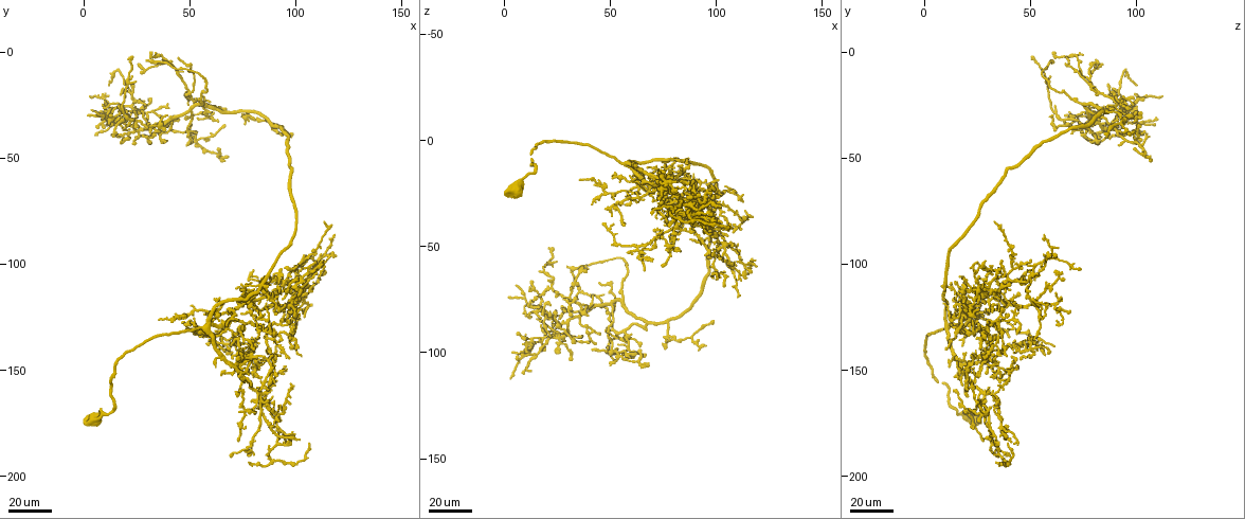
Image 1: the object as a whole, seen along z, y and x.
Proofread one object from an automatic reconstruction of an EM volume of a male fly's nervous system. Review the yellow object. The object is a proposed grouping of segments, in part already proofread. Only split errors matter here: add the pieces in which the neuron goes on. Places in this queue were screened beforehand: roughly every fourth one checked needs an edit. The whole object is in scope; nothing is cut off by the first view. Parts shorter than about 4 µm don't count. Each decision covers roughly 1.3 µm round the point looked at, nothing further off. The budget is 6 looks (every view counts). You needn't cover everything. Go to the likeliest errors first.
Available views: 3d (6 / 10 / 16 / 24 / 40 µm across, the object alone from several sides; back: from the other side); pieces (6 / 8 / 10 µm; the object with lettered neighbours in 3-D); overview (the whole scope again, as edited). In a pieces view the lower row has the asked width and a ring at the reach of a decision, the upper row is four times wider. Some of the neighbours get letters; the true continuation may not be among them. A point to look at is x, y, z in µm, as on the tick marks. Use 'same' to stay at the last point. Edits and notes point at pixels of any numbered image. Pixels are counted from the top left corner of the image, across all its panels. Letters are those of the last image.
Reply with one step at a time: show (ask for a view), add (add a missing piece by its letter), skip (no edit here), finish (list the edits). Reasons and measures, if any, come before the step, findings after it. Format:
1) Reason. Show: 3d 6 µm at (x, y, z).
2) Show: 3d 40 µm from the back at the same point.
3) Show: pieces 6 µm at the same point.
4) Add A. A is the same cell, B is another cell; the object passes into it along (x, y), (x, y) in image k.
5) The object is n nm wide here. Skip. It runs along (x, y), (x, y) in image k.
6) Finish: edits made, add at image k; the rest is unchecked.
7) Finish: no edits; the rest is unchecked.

Thin end. Show: 3d 24 µm at (29, 4, 60).

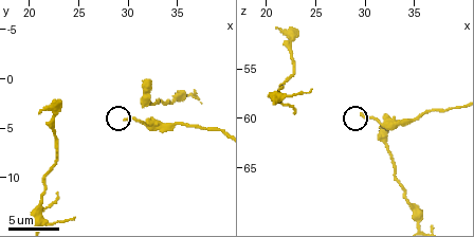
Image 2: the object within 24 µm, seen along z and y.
Show: pieces 8 µm at (29.8, 4.2, 59.6).

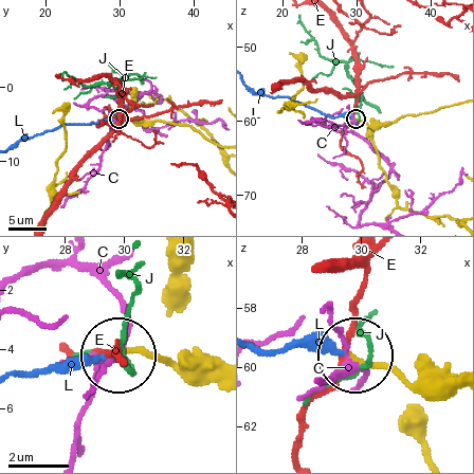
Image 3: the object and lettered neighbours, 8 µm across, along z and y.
Add L. L is the same cell, C, E and J are other cells; the object passes into it along (429, 379), (394, 375), (346, 349), (257, 349) in image 3; it goes on there.

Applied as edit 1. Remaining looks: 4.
Long arm stops here. Show: 3d 24 µm at (106, 114, 44).

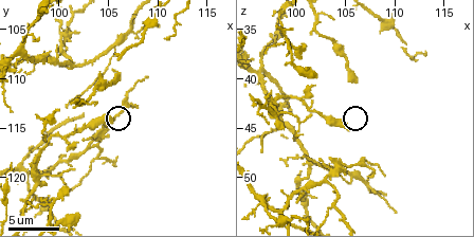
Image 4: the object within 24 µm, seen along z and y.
Show: pieces 8 µm at (105.2, 114.2, 45.0).

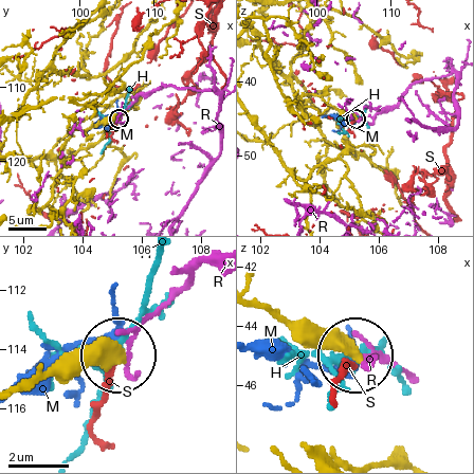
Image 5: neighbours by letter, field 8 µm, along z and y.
Skip. H, M, R and S are other cells; it runs along (23, 388), (112, 361) in image 5; none of them fits.

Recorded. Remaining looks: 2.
Thin end. Show: 3d 40 µm at (13, 33, 70).

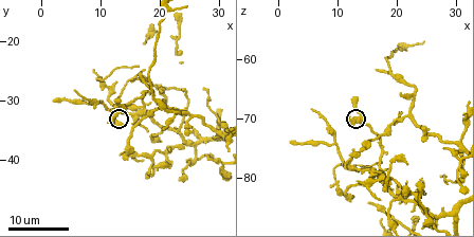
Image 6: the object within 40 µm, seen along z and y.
Show: pieces 10 µm at (12.0, 34.0, 69.0).

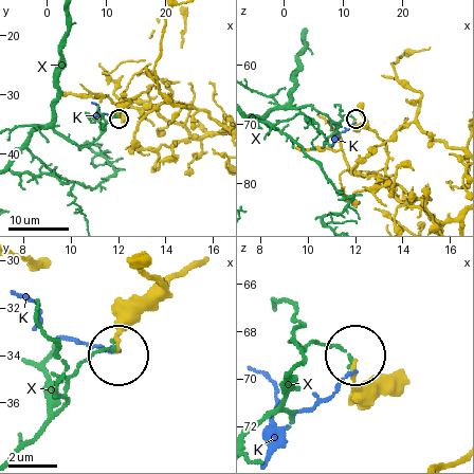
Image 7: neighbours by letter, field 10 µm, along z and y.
Skip. K and X are other cells; none of them fits.

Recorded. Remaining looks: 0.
Finish: edits made, add at image 3; the rest is unchecked.

